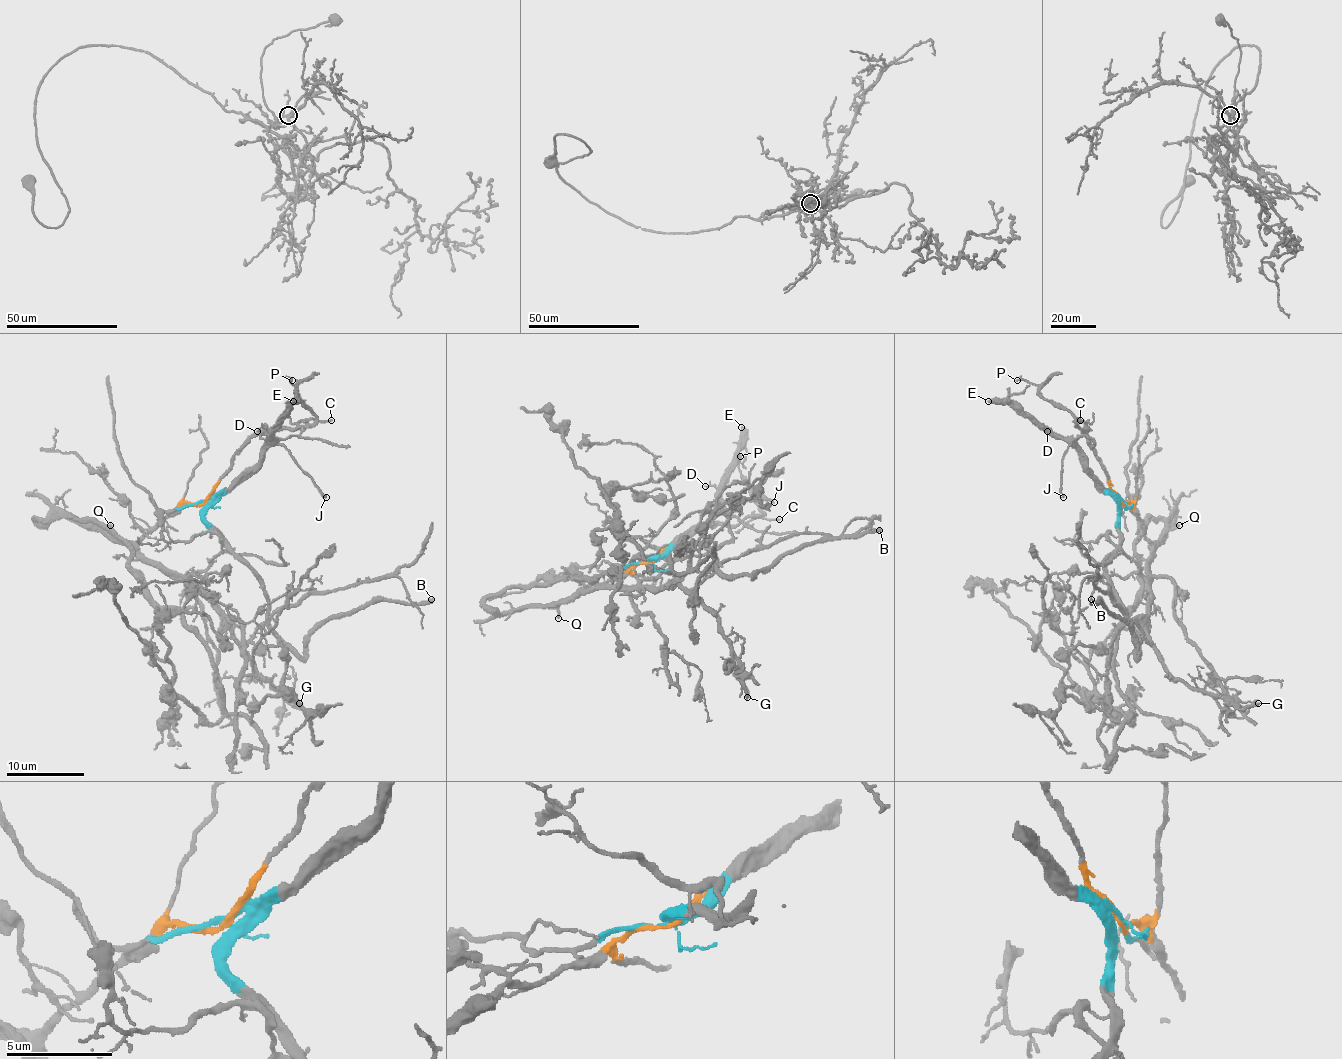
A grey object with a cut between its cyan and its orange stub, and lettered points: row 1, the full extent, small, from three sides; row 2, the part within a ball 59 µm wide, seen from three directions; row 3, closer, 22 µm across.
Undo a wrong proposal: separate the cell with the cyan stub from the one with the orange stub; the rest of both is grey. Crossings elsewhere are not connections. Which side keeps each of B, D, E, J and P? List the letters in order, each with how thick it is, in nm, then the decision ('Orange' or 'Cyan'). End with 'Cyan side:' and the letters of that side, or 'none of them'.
B: Thickness 400 nm. Cyan
D: Thickness 80 nm. Cyan
E: Thickness 440 nm. Cyan
J: Thickness 190 nm. Cyan
P: Thickness 180 nm. Orange
Cyan side: B, D, E, J

